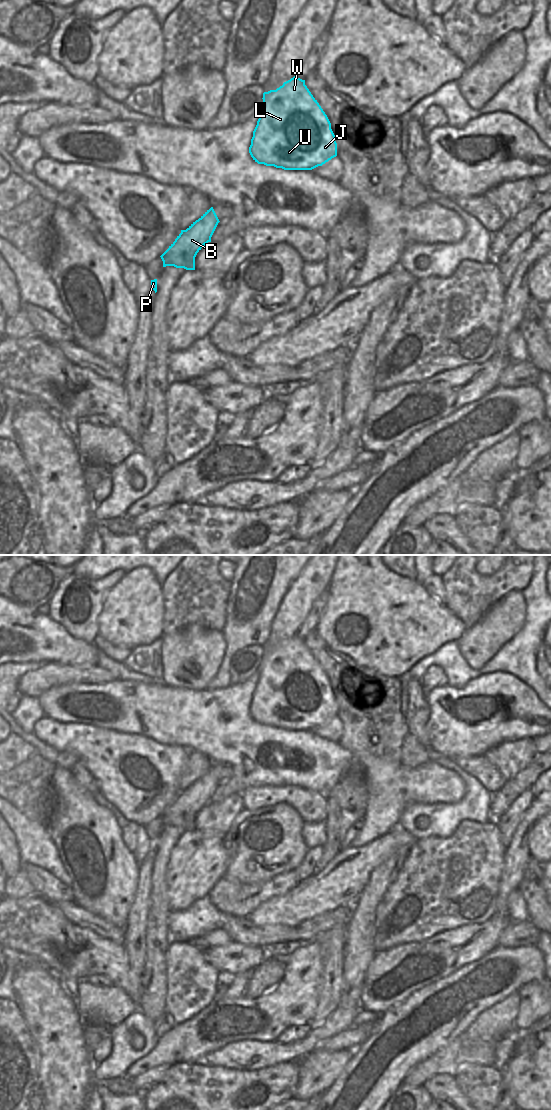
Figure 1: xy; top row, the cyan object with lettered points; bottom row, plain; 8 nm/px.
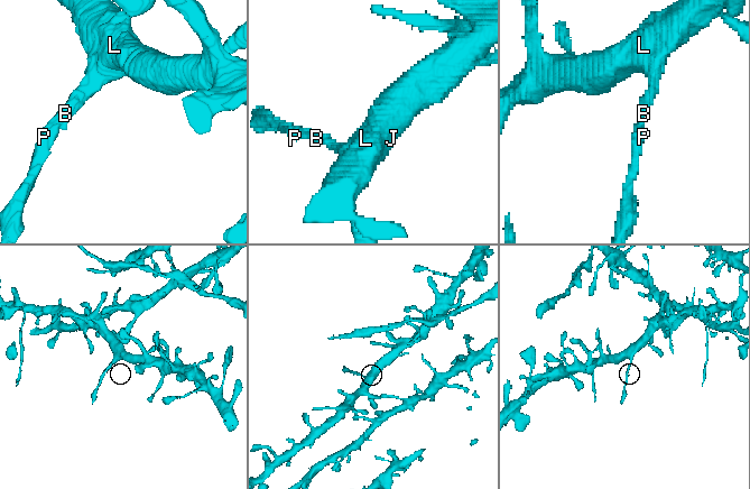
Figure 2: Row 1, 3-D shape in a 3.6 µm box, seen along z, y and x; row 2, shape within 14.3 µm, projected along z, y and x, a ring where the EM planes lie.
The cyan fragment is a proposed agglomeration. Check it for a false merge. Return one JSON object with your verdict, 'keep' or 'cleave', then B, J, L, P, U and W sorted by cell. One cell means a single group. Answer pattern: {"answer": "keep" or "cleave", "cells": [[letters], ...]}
{"answer": "cleave", "cells": [["B", "J", "L", "U", "W"], ["P"]]}

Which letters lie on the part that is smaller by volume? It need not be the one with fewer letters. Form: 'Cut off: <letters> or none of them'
Cut off: P.

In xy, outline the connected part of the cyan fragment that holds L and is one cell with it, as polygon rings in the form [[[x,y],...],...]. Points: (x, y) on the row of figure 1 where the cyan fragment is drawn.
[[[295,75],[276,90],[264,92],[262,99],[263,107],[249,147],[249,153],[255,162],[284,170],[312,170],[337,156],[337,143],[331,123],[305,85],[305,80]]]

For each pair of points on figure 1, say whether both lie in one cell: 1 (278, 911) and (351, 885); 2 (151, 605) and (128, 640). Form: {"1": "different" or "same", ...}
{"1": "same", "2": "same"}

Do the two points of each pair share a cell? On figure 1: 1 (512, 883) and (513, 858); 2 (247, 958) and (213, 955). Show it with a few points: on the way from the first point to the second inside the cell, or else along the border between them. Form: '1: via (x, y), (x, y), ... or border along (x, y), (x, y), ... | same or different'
1: via (512, 877), (513, 864) | same
2: via (239, 958), (221, 957) | same

